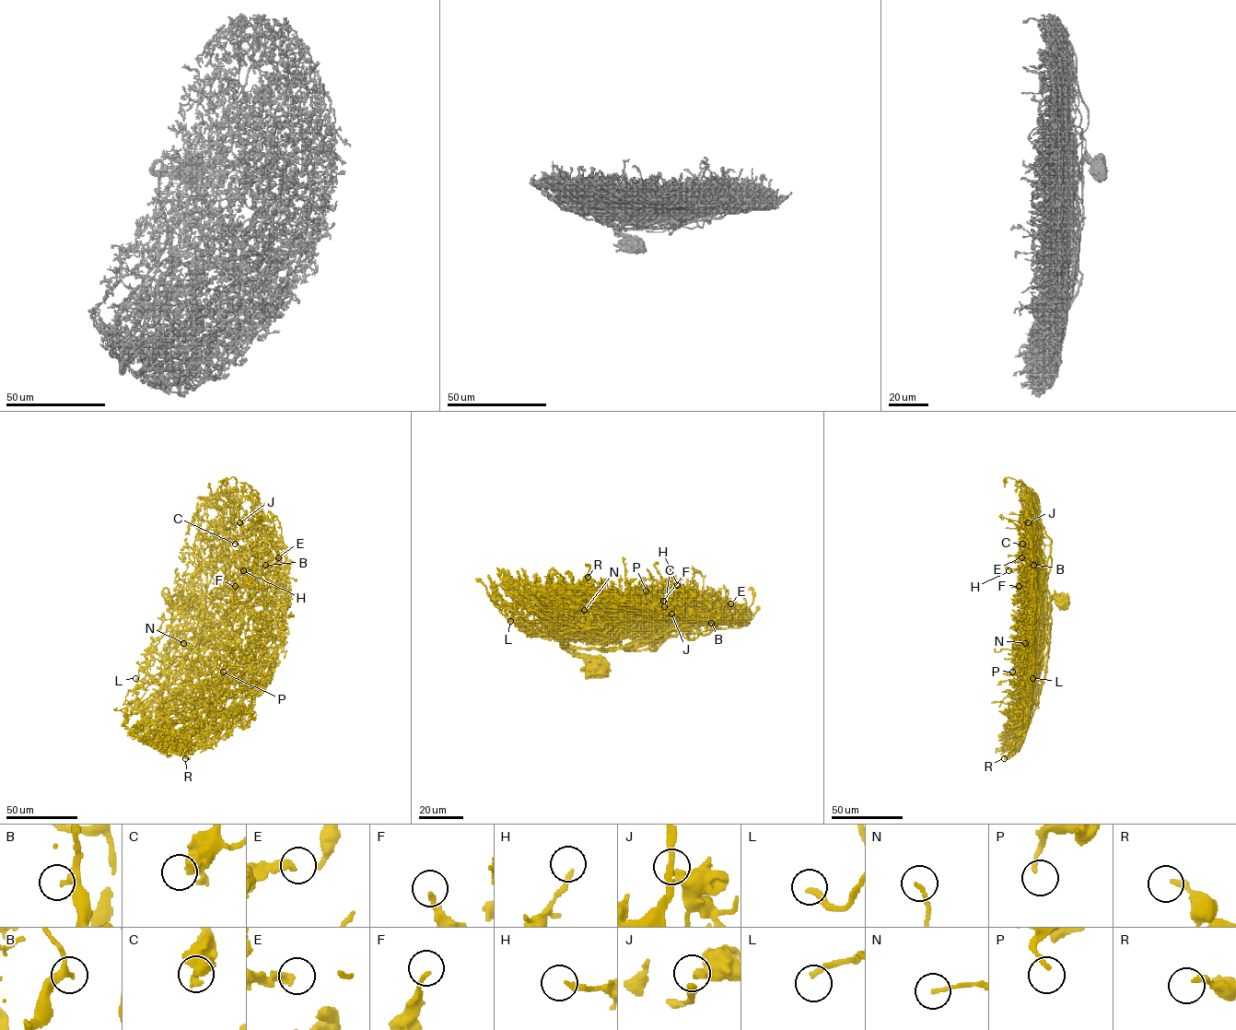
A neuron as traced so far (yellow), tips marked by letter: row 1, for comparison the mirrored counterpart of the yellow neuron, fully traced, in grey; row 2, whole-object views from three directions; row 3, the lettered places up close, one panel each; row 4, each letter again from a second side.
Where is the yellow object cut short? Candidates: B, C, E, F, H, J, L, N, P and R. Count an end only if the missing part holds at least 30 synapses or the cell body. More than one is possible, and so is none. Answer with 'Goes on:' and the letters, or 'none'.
Goes on: none

